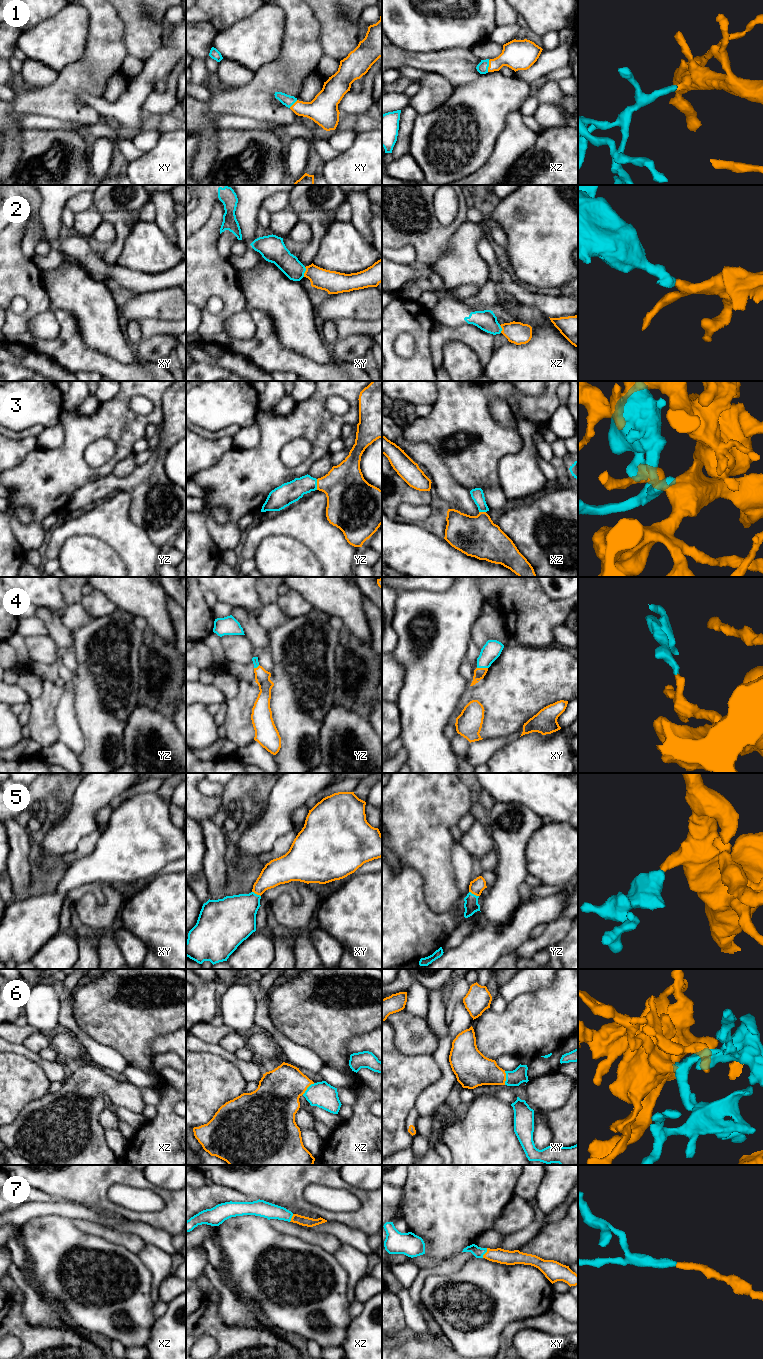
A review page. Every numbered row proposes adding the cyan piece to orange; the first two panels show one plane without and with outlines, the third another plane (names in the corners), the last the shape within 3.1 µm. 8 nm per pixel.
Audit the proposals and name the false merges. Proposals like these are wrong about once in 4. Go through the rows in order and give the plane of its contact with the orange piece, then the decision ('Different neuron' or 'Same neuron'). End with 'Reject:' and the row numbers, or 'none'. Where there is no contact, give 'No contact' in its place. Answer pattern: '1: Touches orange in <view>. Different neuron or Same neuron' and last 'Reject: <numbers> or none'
1: Touches orange in xz. Same neuron
2: Touches orange in xy. Same neuron
3: Touches orange in yz. Same neuron
4: Touches orange in xy. Same neuron
5: Touches orange in yz. Same neuron
6: Touches orange in xz. Same neuron
7: Touches orange in xy. Same neuron
Reject: none

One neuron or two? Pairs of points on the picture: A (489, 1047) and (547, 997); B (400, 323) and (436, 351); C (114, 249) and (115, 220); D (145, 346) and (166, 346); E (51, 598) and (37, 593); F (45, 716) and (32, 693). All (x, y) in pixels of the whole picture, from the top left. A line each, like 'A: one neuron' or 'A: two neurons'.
A: one neuron
B: two neurons
C: one neuron
D: one neuron
E: one neuron
F: two neurons

